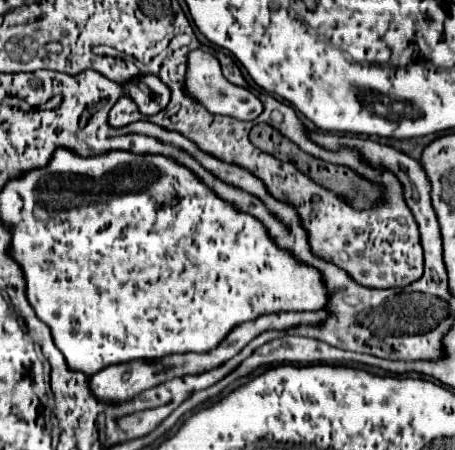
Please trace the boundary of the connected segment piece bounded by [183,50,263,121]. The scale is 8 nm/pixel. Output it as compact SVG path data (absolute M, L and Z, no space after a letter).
M191 50L187 54L187 74L185 74L185 92L199 104L203 104L211 114L231 116L243 121L252 121L263 111L260 99L249 89L233 86L221 74L219 60L211 52Z

